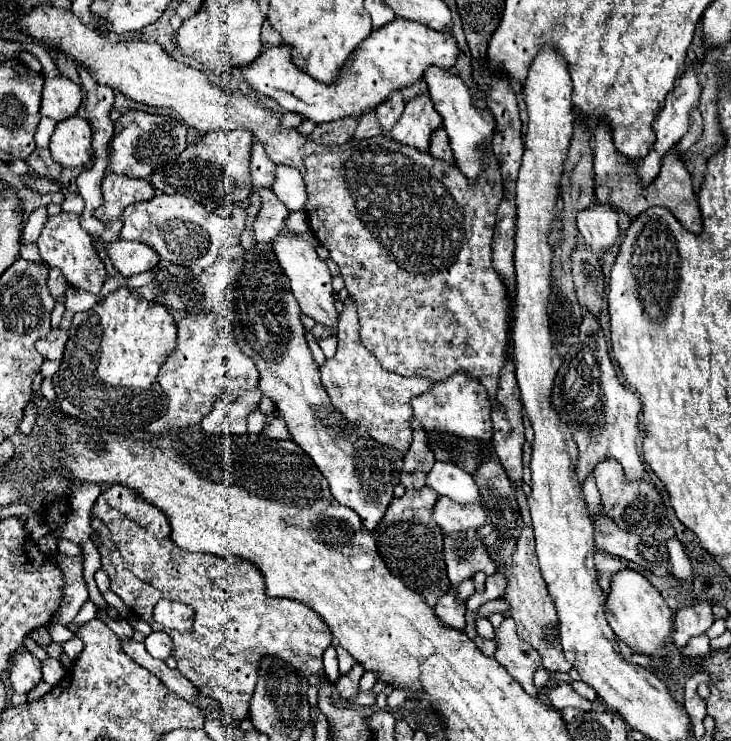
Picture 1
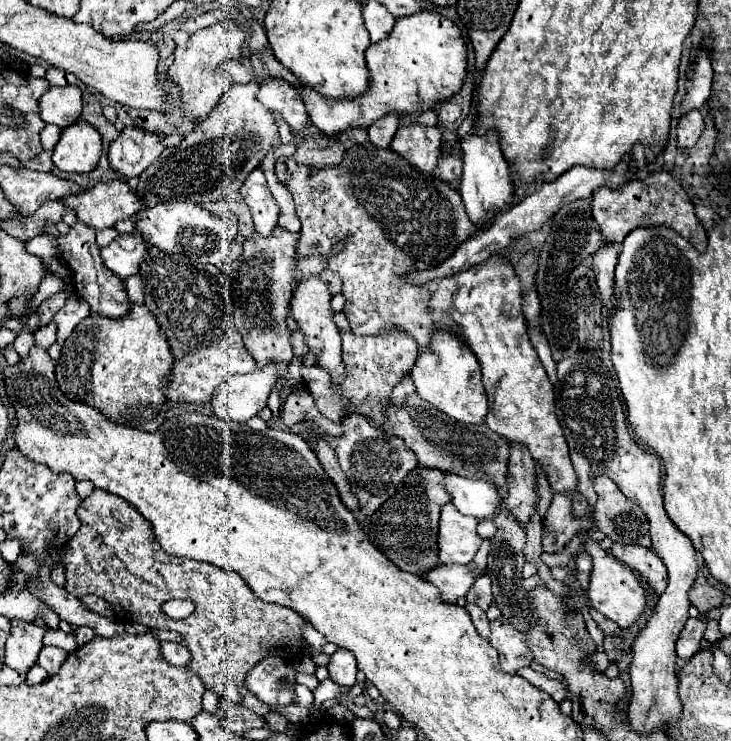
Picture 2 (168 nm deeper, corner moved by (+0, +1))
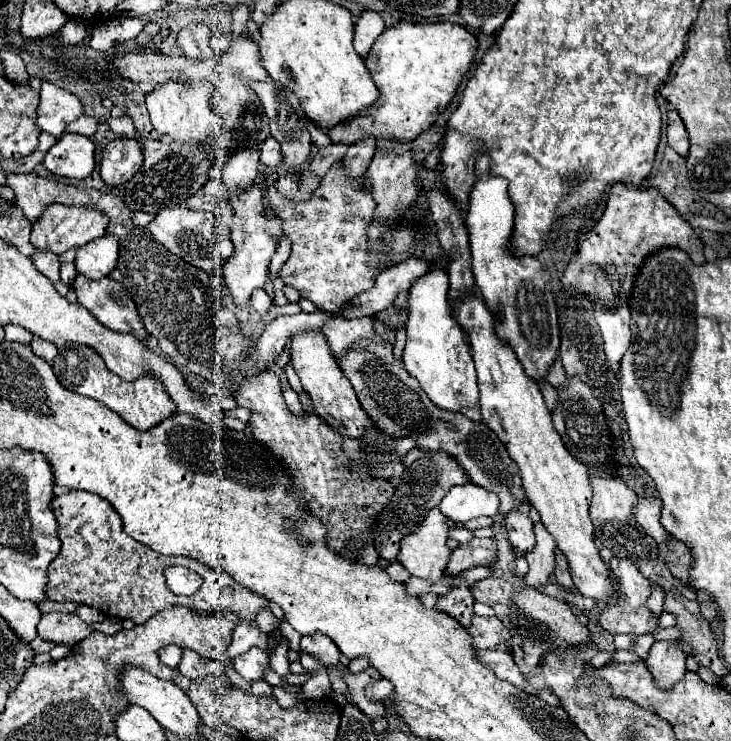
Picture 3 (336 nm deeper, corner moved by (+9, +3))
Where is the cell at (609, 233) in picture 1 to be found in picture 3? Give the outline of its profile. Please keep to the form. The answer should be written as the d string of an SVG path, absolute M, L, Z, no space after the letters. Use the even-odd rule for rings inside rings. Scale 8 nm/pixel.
M600 304L594 308L596 322L602 330L604 336L604 352L608 356L612 372L618 376L620 370L620 360L630 348L632 342L632 330L630 330L630 310L620 308L620 310L606 310Z

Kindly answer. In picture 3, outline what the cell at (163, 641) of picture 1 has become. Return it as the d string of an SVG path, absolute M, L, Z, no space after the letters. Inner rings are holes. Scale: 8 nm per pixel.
M170 644L162 646L158 650L158 658L160 658L162 664L166 664L170 668L176 668L178 662L180 662L180 658L182 658L182 648L180 646L170 646Z

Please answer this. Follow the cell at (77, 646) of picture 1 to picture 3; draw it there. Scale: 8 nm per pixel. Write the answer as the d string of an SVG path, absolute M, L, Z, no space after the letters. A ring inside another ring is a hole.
M82 604L76 608L76 614L78 614L84 622L88 622L88 624L90 624L90 622L100 622L100 620L106 618L100 610L96 610L96 608L92 608L92 606L82 606Z

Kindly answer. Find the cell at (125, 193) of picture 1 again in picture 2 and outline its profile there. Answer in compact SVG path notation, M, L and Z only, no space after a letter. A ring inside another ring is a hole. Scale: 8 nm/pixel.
M109 180L99 182L75 196L67 196L65 206L77 210L77 218L87 226L103 230L133 216L143 208L143 202L123 180Z

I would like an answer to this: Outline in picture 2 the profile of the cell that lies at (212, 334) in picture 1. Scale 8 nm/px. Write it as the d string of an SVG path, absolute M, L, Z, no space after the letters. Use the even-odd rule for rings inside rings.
M227 330L213 346L189 350L189 352L185 352L185 356L175 360L175 364L171 368L171 374L163 382L163 394L167 396L171 406L177 406L177 404L201 406L201 404L209 402L211 394L227 378L231 378L235 374L253 372L255 368L257 368L255 358L251 356L251 352L247 352L241 334L237 330Z

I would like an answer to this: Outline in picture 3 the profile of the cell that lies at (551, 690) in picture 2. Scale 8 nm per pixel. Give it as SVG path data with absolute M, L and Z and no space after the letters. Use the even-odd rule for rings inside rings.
M474 650L474 654L478 656L478 660L488 666L500 680L508 680L510 684L526 690L528 694L536 694L534 688L530 688L524 680L524 676L520 674L520 670L516 668L512 654L504 652L504 650Z

